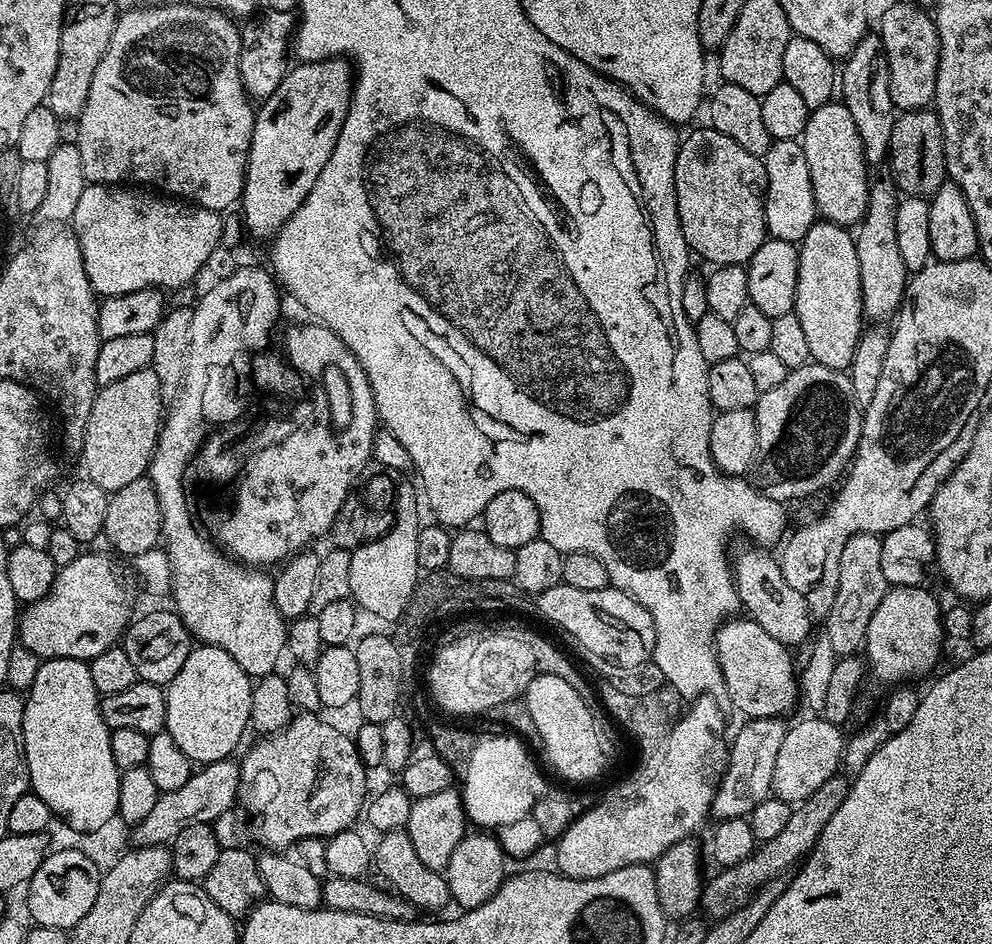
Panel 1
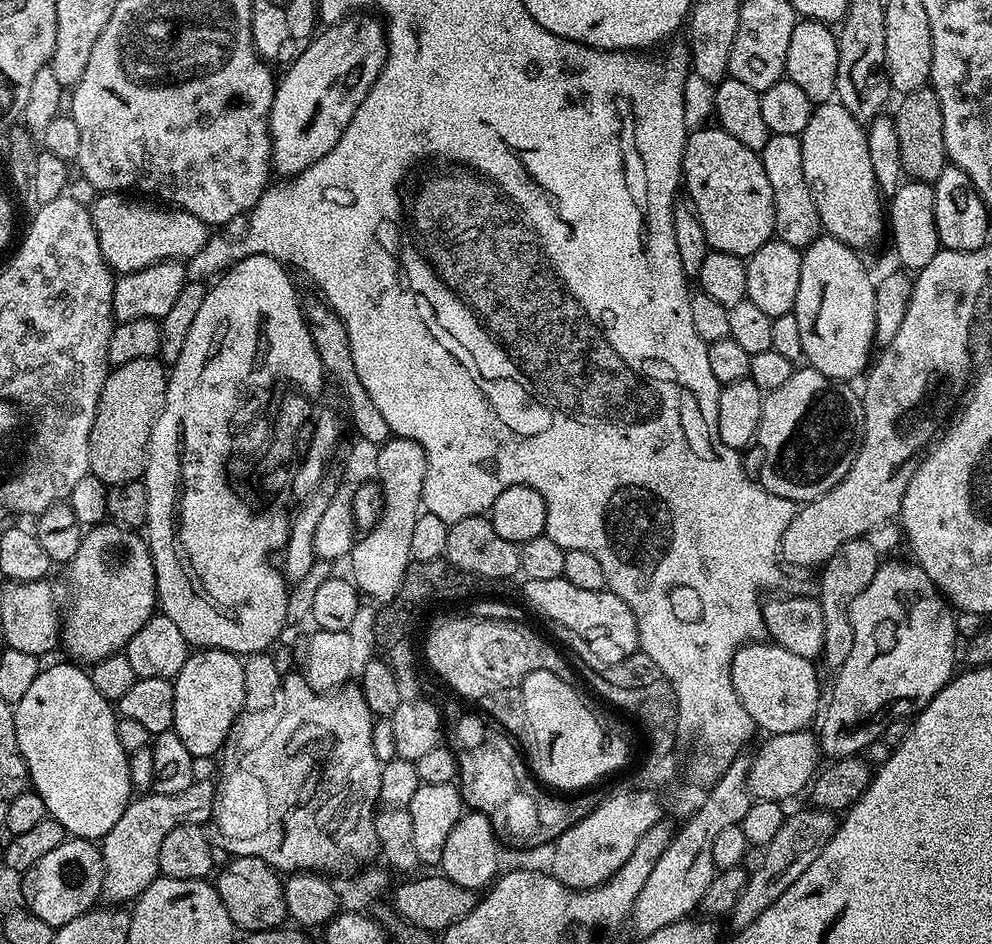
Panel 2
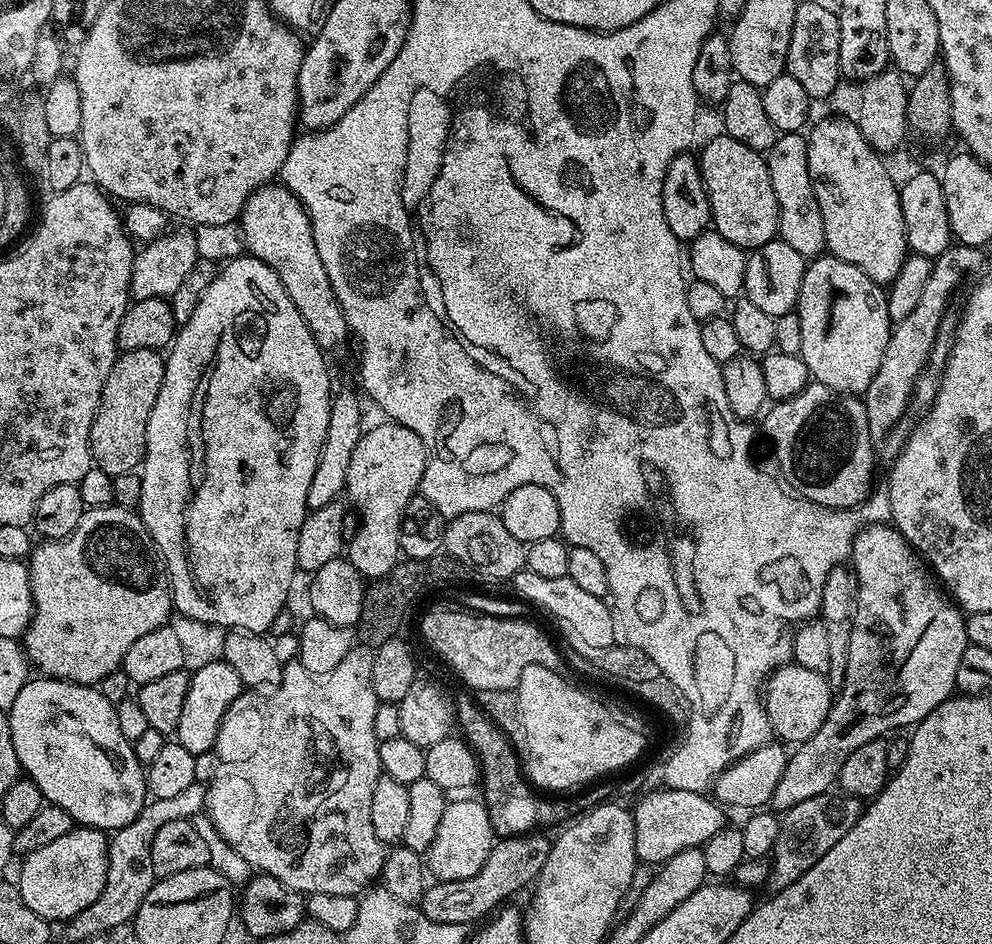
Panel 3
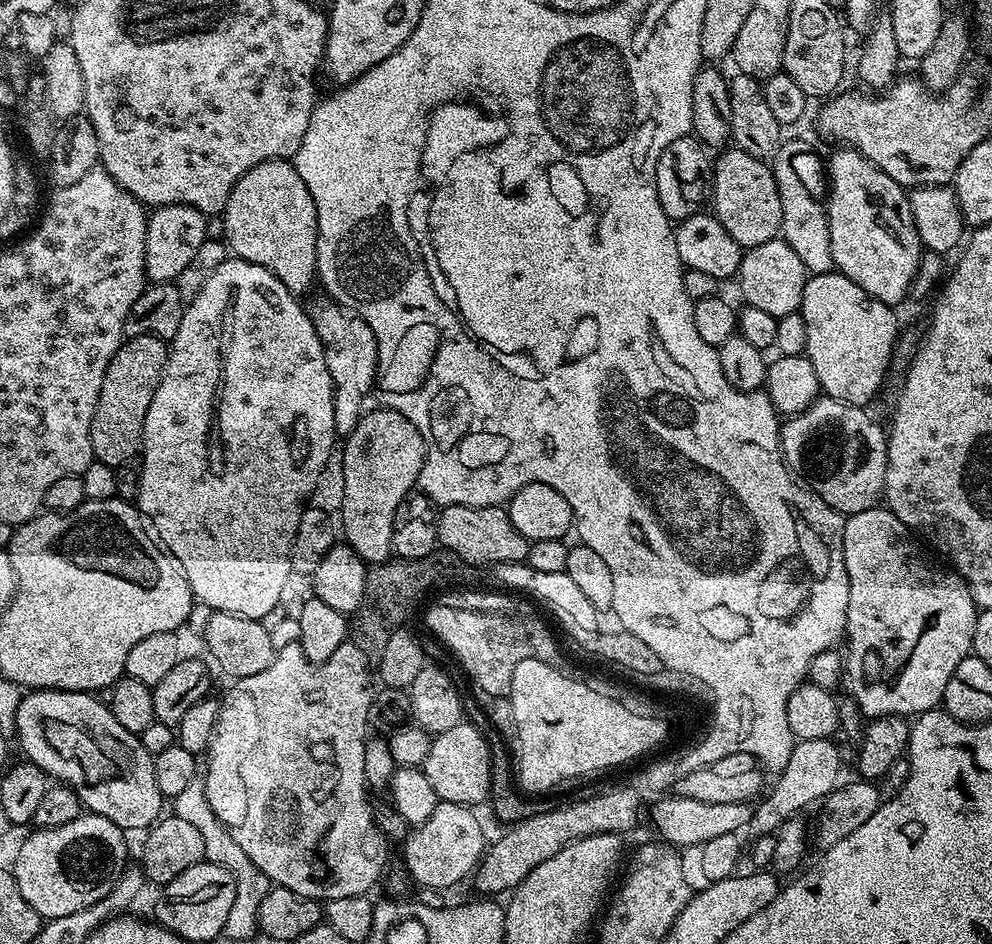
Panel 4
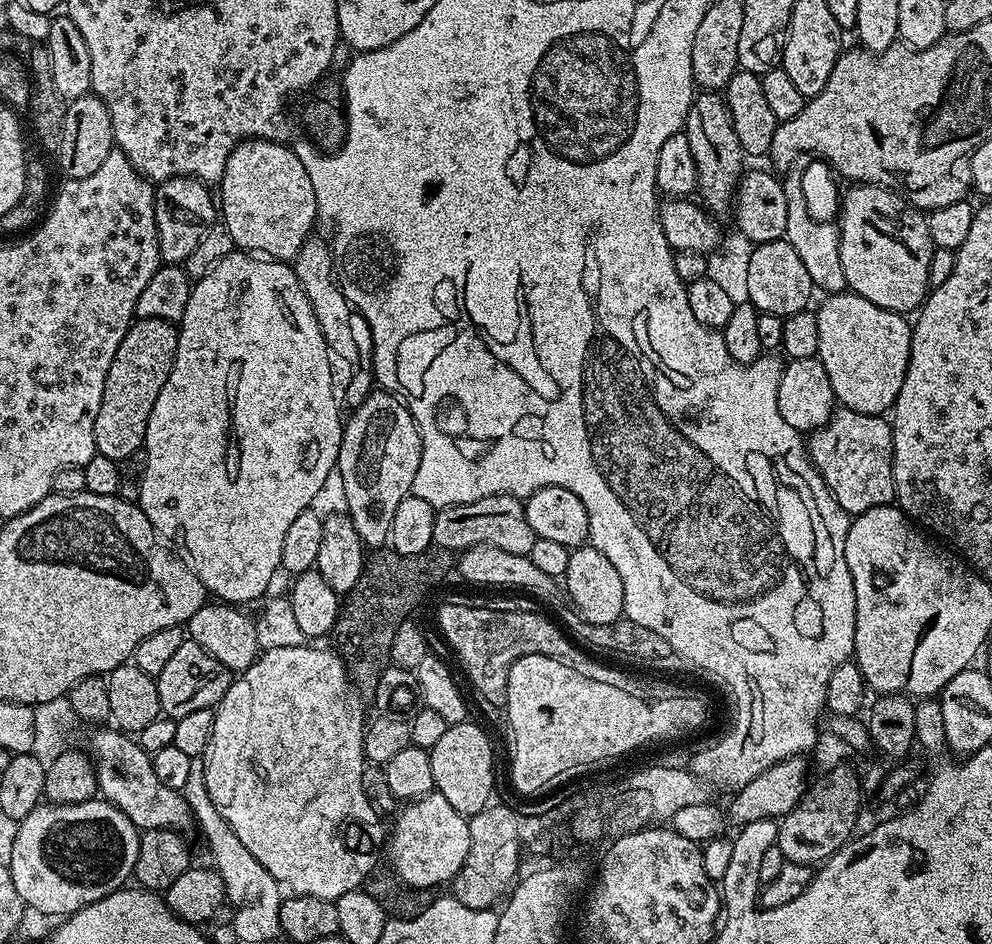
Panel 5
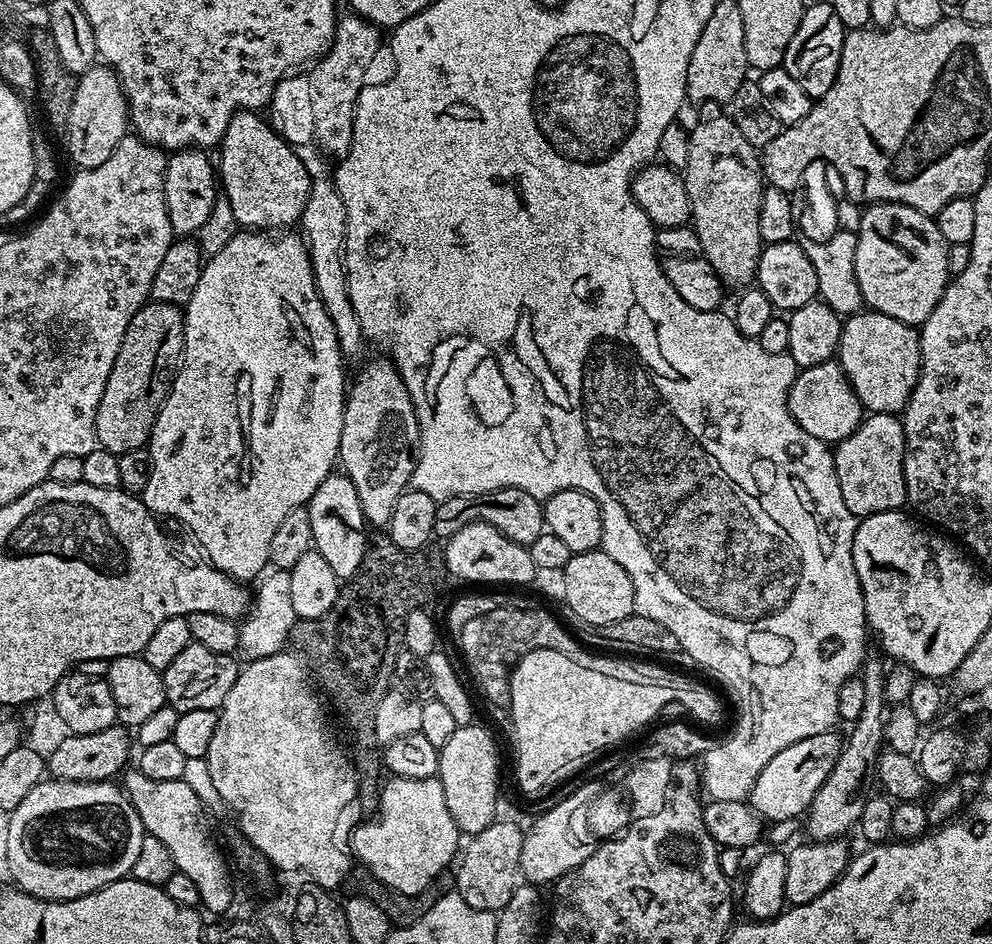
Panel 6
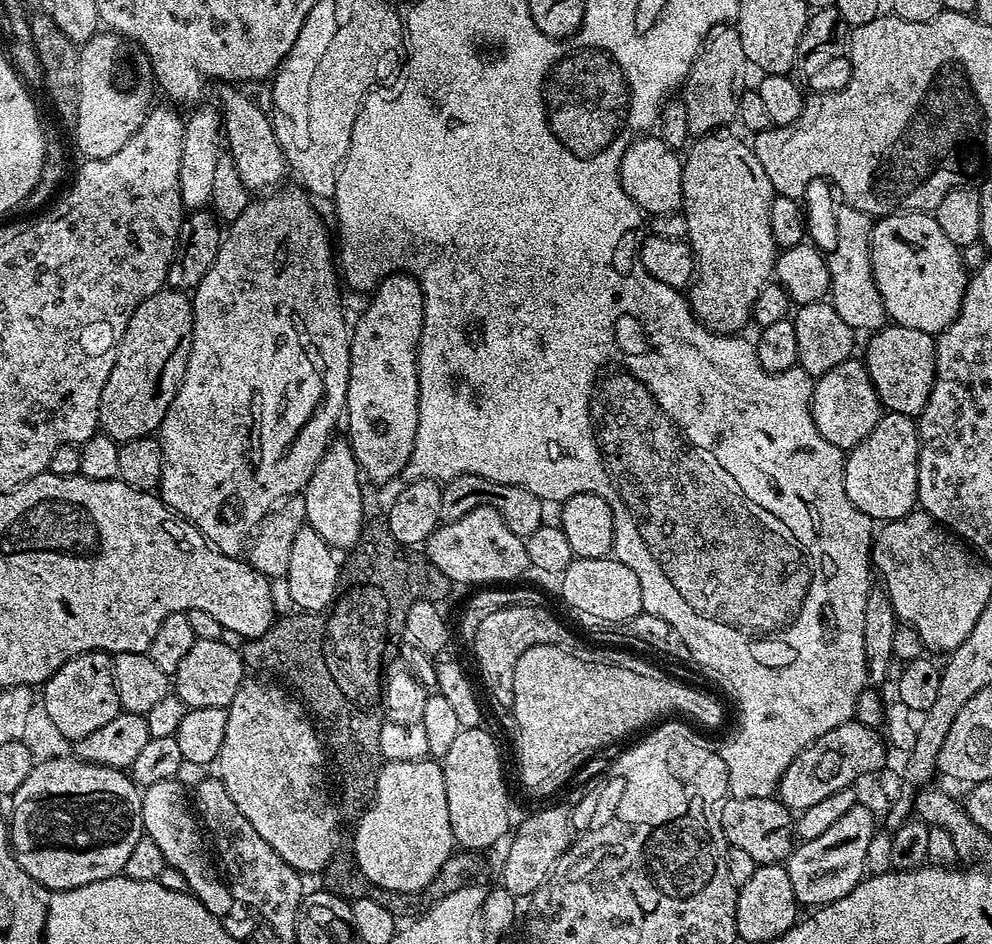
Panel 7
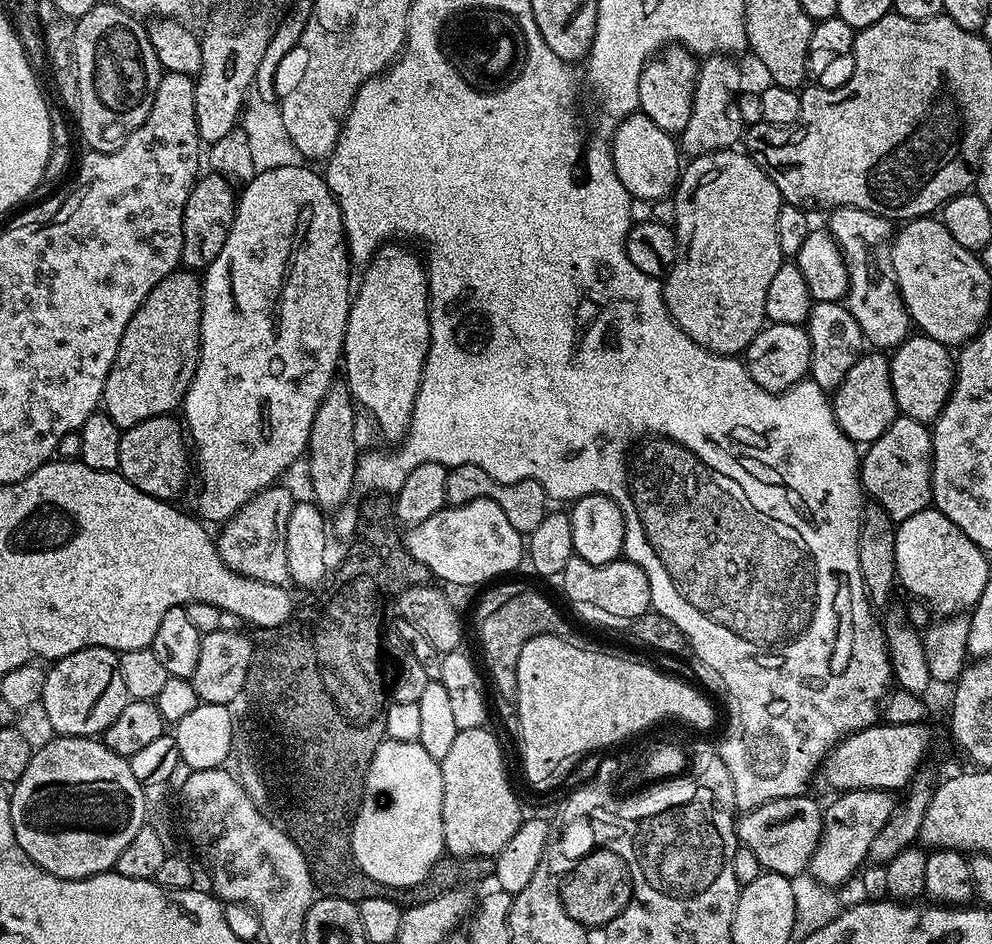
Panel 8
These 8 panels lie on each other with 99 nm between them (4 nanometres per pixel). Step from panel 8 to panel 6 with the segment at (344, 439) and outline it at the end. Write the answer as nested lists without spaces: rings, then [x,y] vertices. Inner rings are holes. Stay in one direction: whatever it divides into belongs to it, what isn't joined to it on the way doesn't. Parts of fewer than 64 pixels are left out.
[[[333,474],[314,490],[306,505],[310,514],[310,530],[314,550],[326,558],[330,570],[342,582],[352,579],[352,576],[362,566],[364,551],[370,543],[370,536],[364,533],[366,521],[362,514],[362,506],[358,502],[358,490],[354,490],[354,482],[343,474]]]

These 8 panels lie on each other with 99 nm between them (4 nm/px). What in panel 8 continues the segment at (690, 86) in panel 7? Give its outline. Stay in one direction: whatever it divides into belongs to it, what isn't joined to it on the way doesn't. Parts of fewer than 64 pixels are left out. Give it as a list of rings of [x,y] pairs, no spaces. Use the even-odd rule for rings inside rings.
[[[717,54],[705,56],[699,61],[690,122],[686,122],[686,126],[678,134],[678,147],[685,157],[732,150],[741,143],[746,125],[738,110],[738,102],[745,84],[740,77],[739,66],[732,60],[735,59],[731,55]]]

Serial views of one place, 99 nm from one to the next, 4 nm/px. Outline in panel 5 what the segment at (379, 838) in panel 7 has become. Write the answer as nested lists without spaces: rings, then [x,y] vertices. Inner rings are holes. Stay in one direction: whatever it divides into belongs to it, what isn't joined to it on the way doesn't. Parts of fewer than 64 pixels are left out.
[[[435,790],[418,800],[405,803],[395,817],[396,829],[391,829],[386,852],[392,855],[391,871],[412,888],[435,889],[436,884],[452,882],[463,868],[470,849],[468,820],[442,794]]]

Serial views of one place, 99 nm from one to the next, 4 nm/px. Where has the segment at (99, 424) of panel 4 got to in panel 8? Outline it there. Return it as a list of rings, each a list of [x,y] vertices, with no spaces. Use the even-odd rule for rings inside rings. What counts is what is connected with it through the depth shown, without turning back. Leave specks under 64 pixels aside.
[[[177,270],[150,290],[134,318],[130,318],[102,397],[103,411],[121,430],[146,422],[146,418],[175,413],[183,405],[200,357],[203,305],[201,277],[192,270]]]

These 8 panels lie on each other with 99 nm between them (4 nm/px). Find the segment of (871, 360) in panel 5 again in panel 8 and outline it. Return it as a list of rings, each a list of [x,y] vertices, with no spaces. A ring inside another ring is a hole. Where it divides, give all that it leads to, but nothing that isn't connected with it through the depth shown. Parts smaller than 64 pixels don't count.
[[[912,334],[891,353],[888,361],[890,382],[897,409],[903,415],[927,425],[936,421],[956,381],[954,356],[948,352],[951,352],[949,345],[923,334]]]

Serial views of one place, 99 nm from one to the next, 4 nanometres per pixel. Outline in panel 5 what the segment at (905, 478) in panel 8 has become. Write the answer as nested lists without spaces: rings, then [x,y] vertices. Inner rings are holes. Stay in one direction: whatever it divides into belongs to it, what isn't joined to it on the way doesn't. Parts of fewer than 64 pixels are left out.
[[[837,410],[832,413],[827,424],[816,429],[807,437],[806,447],[808,458],[820,472],[832,496],[847,512],[855,518],[866,510],[877,508],[883,504],[892,504],[896,498],[894,490],[894,470],[892,469],[892,426],[884,416],[867,416],[847,410]]]

